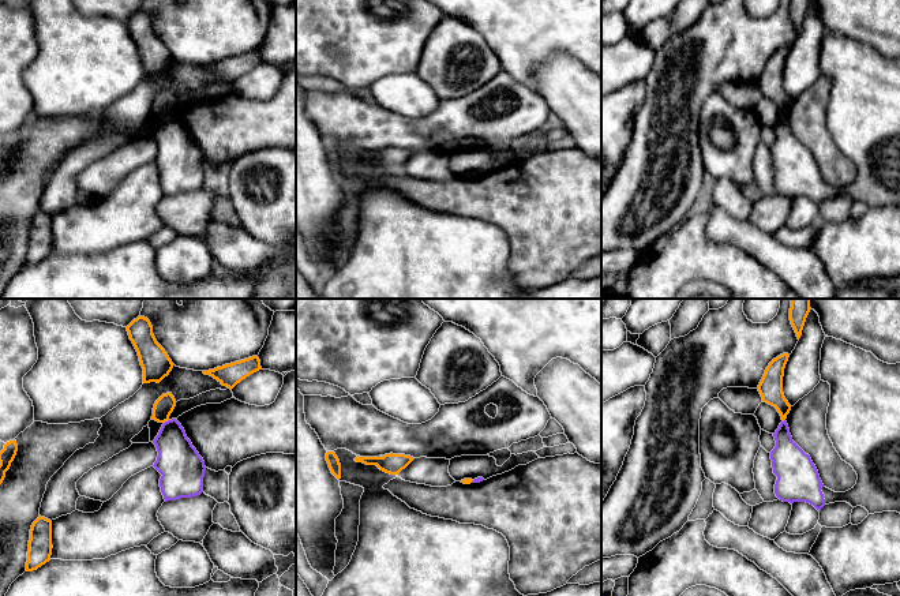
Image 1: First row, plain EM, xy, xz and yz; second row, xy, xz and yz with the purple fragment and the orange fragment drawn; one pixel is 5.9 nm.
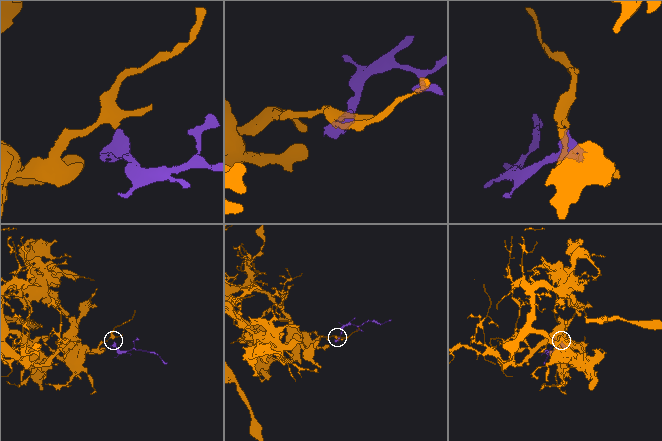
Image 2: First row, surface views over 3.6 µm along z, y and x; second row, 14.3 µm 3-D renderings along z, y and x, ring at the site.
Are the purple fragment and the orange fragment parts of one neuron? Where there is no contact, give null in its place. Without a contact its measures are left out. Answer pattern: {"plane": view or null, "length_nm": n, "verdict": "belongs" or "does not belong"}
{"plane": "xy", "length_nm": 40, "verdict": "does not belong"}

